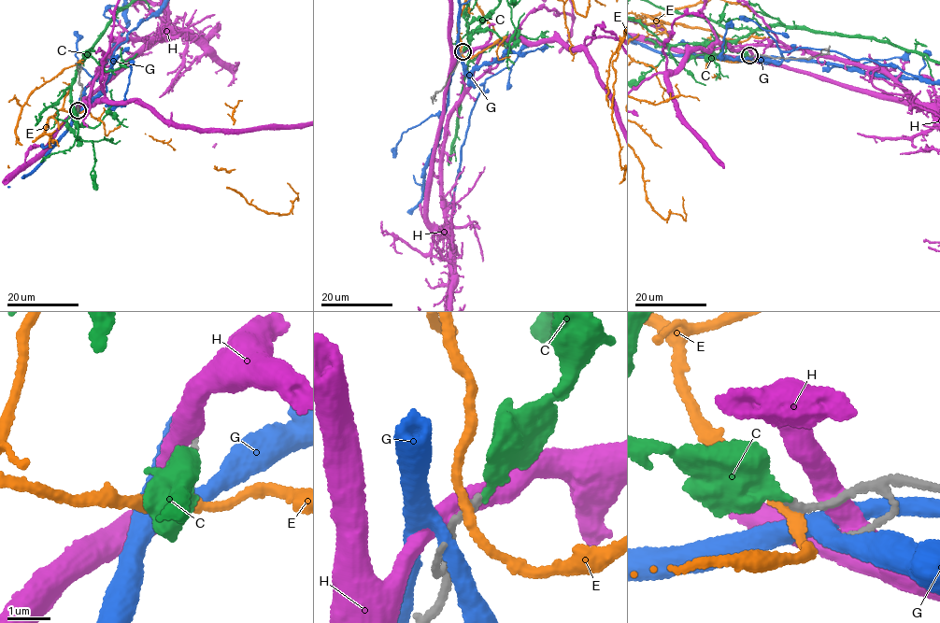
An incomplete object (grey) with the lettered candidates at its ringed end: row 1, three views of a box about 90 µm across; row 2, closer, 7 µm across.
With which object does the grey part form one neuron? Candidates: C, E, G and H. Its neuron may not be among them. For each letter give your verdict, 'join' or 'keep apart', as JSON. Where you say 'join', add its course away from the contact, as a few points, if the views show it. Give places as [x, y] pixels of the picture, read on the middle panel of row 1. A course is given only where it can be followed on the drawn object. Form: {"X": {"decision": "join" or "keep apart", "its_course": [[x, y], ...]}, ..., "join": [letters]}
{"C": {"decision": "join"}, "E": {"decision": "keep apart"}, "G": {"decision": "keep apart"}, "H": {"decision": "keep apart"}, "join": ["C"]}

